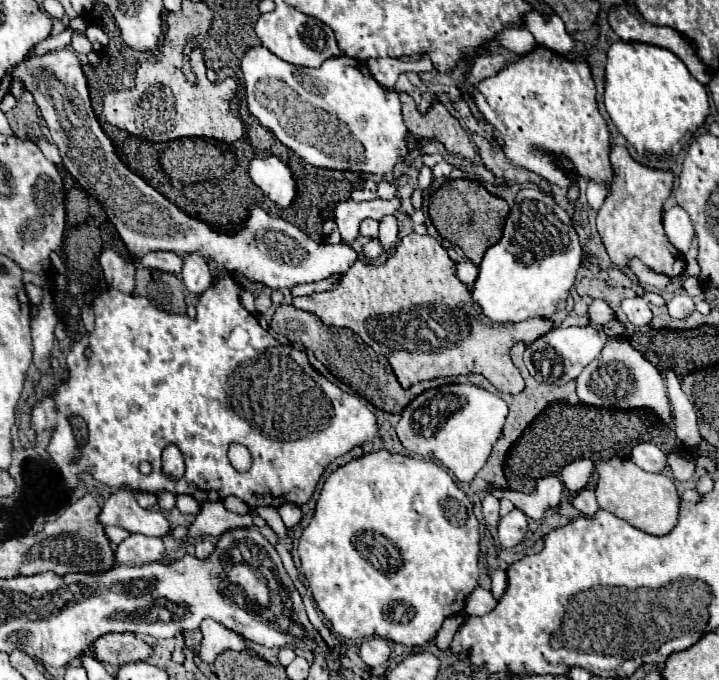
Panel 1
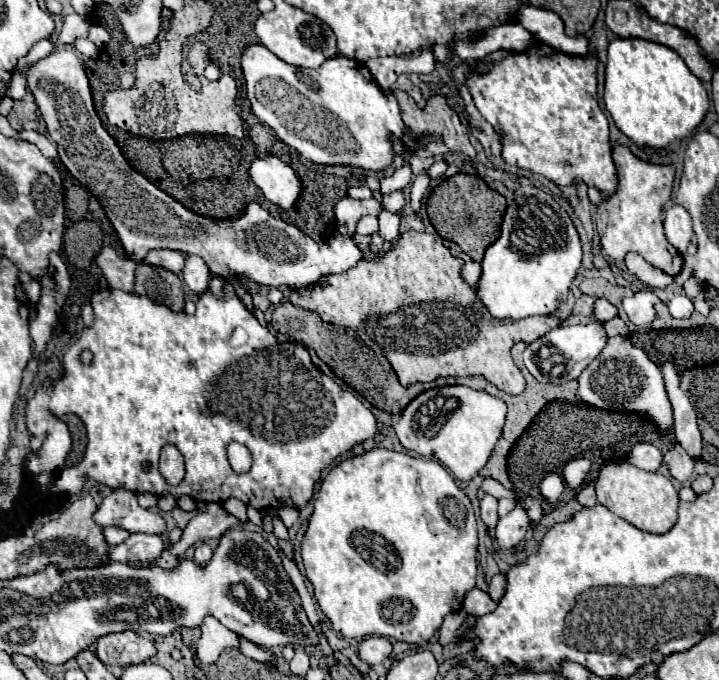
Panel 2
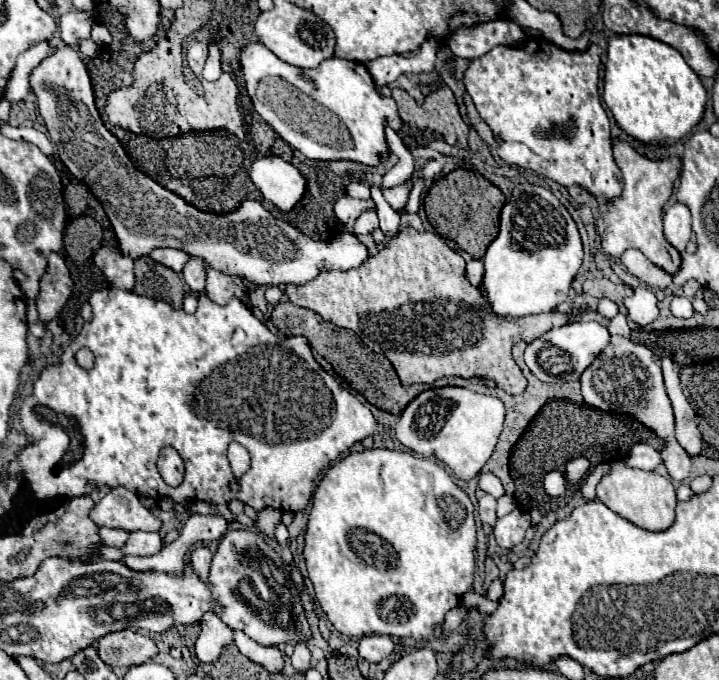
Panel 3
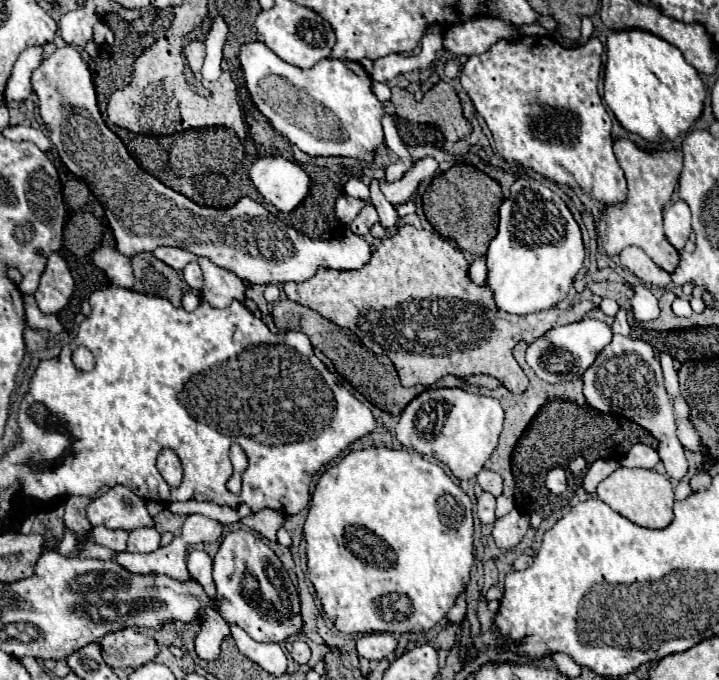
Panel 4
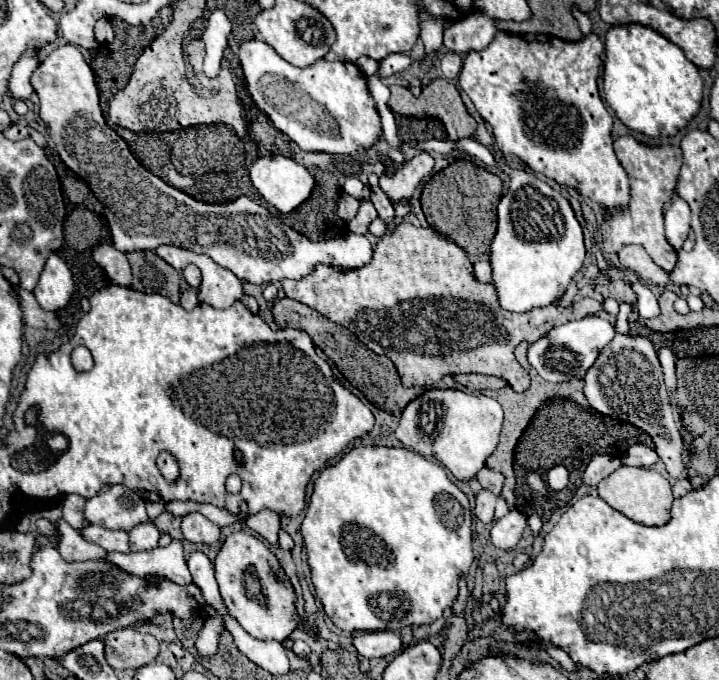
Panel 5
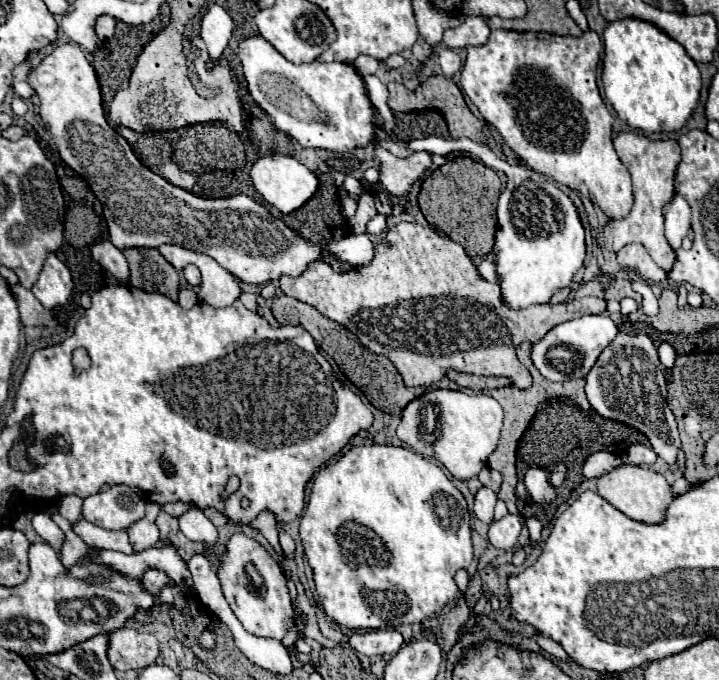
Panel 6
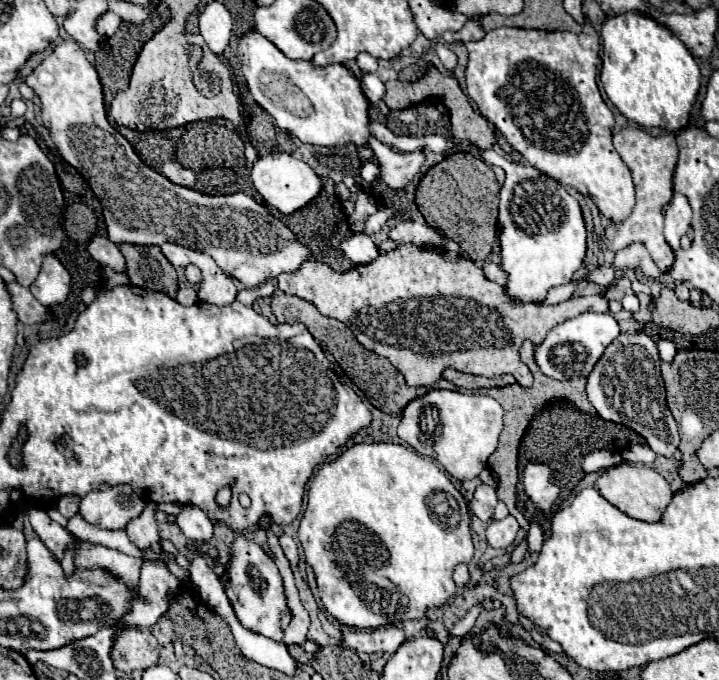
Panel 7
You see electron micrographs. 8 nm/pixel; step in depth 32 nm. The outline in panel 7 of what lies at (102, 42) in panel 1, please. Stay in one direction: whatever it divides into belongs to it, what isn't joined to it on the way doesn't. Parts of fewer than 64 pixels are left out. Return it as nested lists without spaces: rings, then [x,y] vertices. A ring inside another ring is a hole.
[[[106,12],[106,14],[102,14],[102,16],[98,18],[98,22],[96,22],[96,30],[98,30],[98,34],[106,40],[106,38],[110,38],[110,36],[116,32],[122,22],[123,20],[121,17],[115,13]]]

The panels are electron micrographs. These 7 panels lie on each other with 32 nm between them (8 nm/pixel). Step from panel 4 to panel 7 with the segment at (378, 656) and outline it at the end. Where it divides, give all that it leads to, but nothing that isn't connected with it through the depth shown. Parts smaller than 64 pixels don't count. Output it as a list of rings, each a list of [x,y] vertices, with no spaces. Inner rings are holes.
[[[380,626],[376,630],[346,628],[342,632],[344,646],[364,654],[394,654],[404,640],[404,632],[398,626]]]

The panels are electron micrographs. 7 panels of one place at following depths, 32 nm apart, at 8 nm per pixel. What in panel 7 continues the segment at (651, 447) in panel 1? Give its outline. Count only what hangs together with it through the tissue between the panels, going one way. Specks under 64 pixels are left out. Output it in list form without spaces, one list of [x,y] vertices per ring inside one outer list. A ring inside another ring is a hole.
[[[636,444],[636,446],[630,446],[630,448],[622,454],[622,458],[624,458],[626,462],[640,462],[640,464],[648,464],[648,466],[652,466],[656,454],[654,454],[648,446],[640,446],[640,444]]]

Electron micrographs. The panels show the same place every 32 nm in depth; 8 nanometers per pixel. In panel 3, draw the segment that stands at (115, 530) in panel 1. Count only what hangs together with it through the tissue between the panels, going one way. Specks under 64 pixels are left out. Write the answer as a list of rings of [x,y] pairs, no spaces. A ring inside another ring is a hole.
[[[100,528],[100,536],[102,536],[102,544],[116,546],[116,548],[120,548],[124,540],[128,540],[128,532],[118,528]]]

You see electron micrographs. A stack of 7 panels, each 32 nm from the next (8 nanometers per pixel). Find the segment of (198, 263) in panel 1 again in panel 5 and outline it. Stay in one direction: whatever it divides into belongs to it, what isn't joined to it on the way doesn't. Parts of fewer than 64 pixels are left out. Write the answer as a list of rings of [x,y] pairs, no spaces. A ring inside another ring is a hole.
[[[188,264],[186,268],[184,268],[184,278],[186,278],[186,282],[188,282],[188,286],[192,286],[192,288],[198,288],[200,286],[200,282],[202,282],[202,278],[200,278],[200,268],[196,266],[196,264]]]

